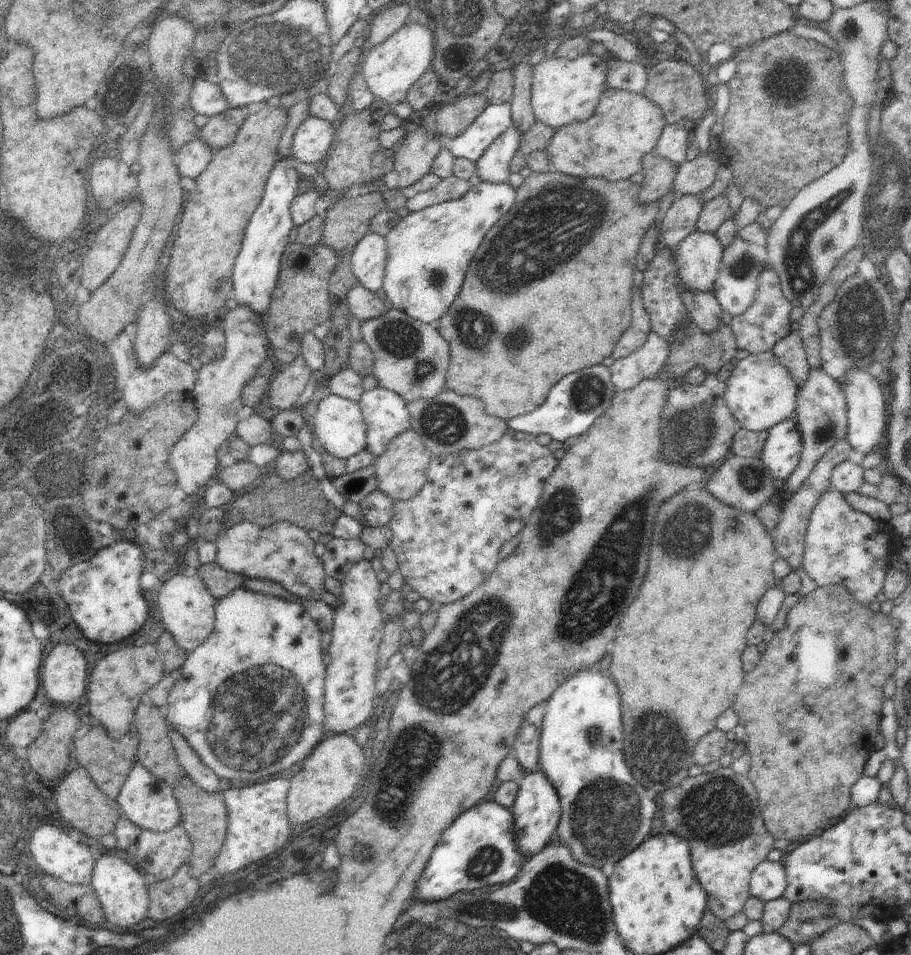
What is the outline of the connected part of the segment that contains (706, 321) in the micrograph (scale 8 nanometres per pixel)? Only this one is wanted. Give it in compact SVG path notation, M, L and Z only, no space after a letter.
M684 288L680 292L684 307L693 320L698 332L706 332L708 336L716 332L716 328L722 324L722 308L712 292L698 292Z

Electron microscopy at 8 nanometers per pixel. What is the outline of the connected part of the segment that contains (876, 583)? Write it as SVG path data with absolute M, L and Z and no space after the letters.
M830 487L820 496L808 520L801 567L818 587L844 586L858 604L868 608L882 590L891 564L888 542L890 534L880 528L880 522L852 508L842 493Z

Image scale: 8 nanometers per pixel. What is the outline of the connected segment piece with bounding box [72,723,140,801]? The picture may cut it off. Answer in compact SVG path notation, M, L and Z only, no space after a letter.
M99 723L72 744L72 751L74 756L84 762L86 771L91 772L90 776L96 787L110 800L117 801L118 794L120 794L130 770L138 763L137 747L139 743L140 736L134 728L124 734L120 740L113 740L106 733L106 728Z

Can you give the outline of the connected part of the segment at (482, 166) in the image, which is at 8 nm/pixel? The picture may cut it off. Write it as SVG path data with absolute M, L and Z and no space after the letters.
M512 123L500 134L477 161L476 174L481 181L506 182L511 174L511 161L521 148L523 135Z

